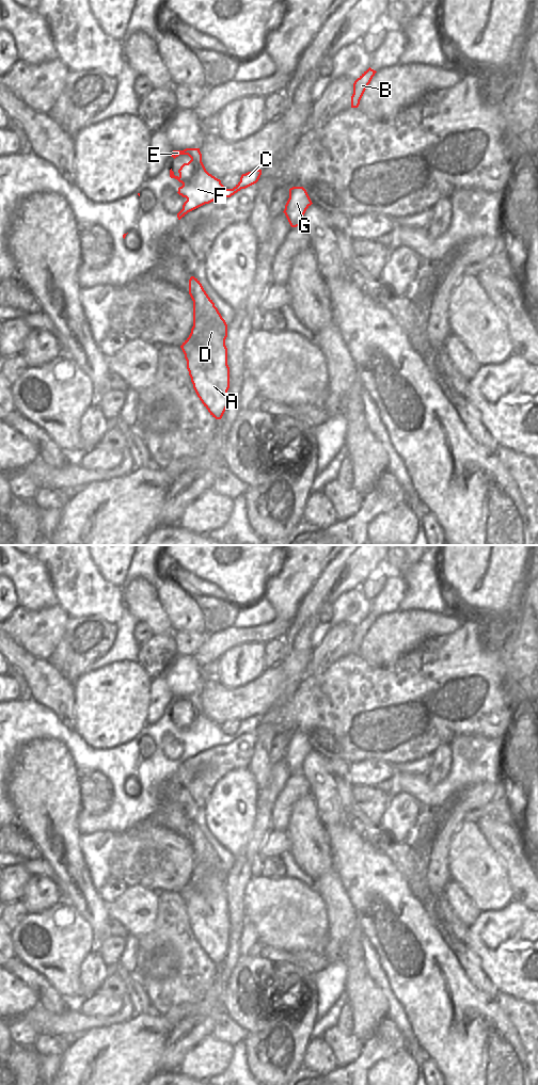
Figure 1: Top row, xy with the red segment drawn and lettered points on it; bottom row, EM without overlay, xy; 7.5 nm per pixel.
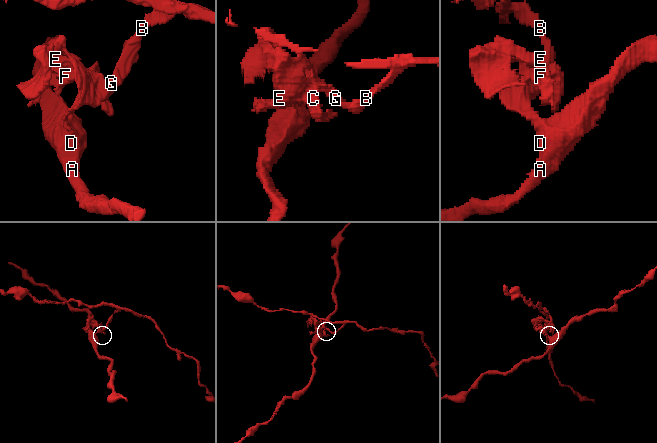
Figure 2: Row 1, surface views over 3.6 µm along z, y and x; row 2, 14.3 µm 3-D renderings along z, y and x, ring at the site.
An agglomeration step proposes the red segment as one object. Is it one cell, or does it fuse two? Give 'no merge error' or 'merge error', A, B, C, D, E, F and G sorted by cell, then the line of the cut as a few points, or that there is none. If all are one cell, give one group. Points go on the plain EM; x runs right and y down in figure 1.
merge error | A D / B C E F G | xy (189, 836), (205, 864), (209, 868), (215, 870)

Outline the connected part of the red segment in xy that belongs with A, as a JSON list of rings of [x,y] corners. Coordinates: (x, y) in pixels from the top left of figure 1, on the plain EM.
[[[190,837],[189,841],[193,847],[193,873],[180,894],[185,900],[187,915],[197,943],[212,963],[221,966],[227,954],[227,937],[230,935],[230,913],[225,892],[227,871],[220,859],[217,868],[209,869],[193,841]]]

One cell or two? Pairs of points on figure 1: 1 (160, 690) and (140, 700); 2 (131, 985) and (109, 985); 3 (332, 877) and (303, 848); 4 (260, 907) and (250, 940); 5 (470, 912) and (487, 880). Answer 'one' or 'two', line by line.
1: two
2: two
3: two
4: two
5: two

